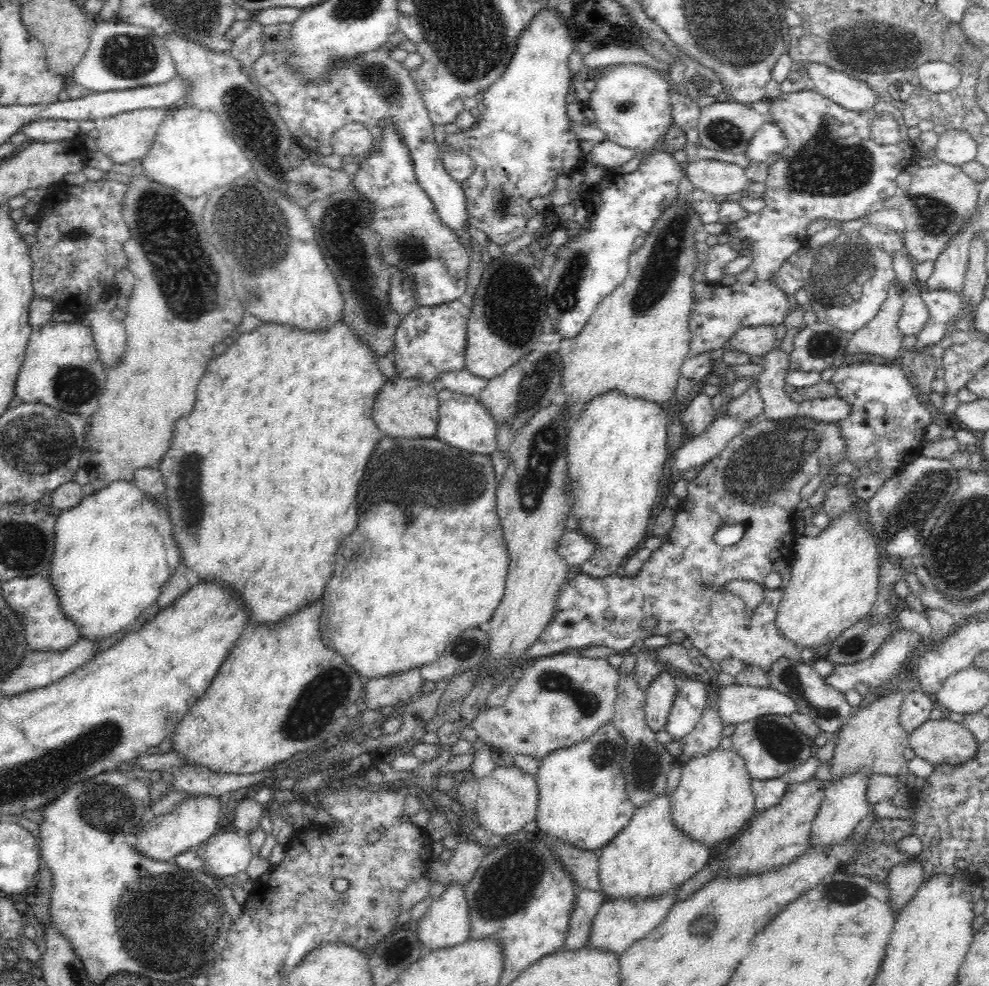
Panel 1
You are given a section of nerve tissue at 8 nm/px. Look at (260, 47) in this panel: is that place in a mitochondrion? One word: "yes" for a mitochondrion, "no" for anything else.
no

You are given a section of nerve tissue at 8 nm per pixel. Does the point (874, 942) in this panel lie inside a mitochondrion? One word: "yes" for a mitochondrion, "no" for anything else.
no

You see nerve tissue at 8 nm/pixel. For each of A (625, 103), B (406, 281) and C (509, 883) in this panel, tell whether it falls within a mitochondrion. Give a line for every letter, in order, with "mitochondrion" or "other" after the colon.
A: mitochondrion
B: mitochondrion
C: mitochondrion

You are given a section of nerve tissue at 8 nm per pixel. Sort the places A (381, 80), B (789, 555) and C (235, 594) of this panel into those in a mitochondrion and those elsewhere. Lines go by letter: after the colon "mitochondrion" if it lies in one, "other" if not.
A: mitochondrion
B: other
C: other

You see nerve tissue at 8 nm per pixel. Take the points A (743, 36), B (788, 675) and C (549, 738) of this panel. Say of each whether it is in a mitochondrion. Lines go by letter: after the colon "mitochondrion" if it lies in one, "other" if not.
A: mitochondrion
B: mitochondrion
C: other

